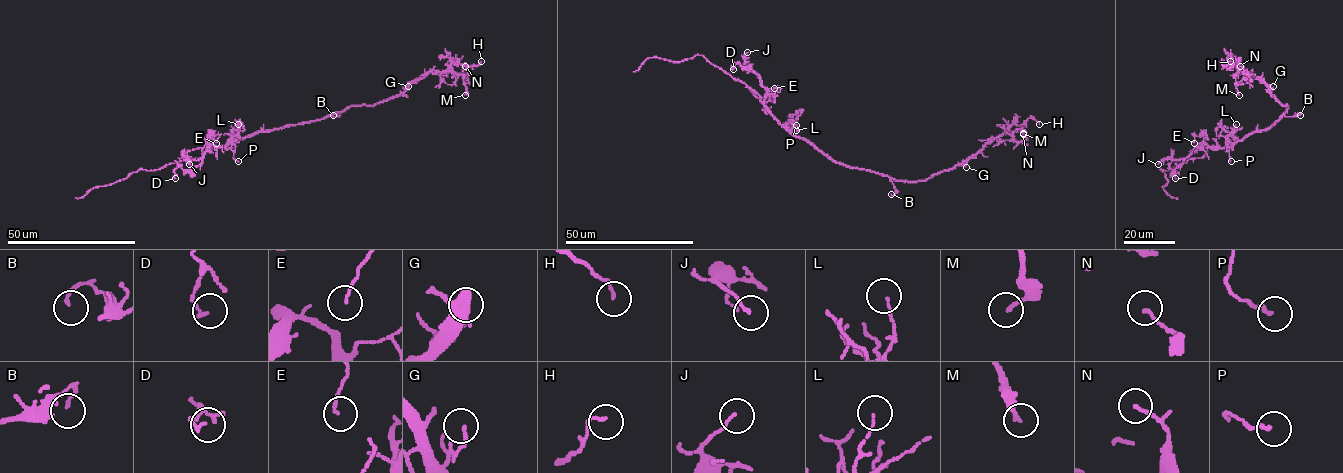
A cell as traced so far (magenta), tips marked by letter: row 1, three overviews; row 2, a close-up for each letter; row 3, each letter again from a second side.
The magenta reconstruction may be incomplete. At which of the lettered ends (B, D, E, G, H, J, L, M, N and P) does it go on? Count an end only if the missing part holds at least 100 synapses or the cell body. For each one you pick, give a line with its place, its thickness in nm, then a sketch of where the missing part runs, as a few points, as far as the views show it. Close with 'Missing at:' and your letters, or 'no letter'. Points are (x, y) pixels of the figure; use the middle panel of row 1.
Missing at: no letter

